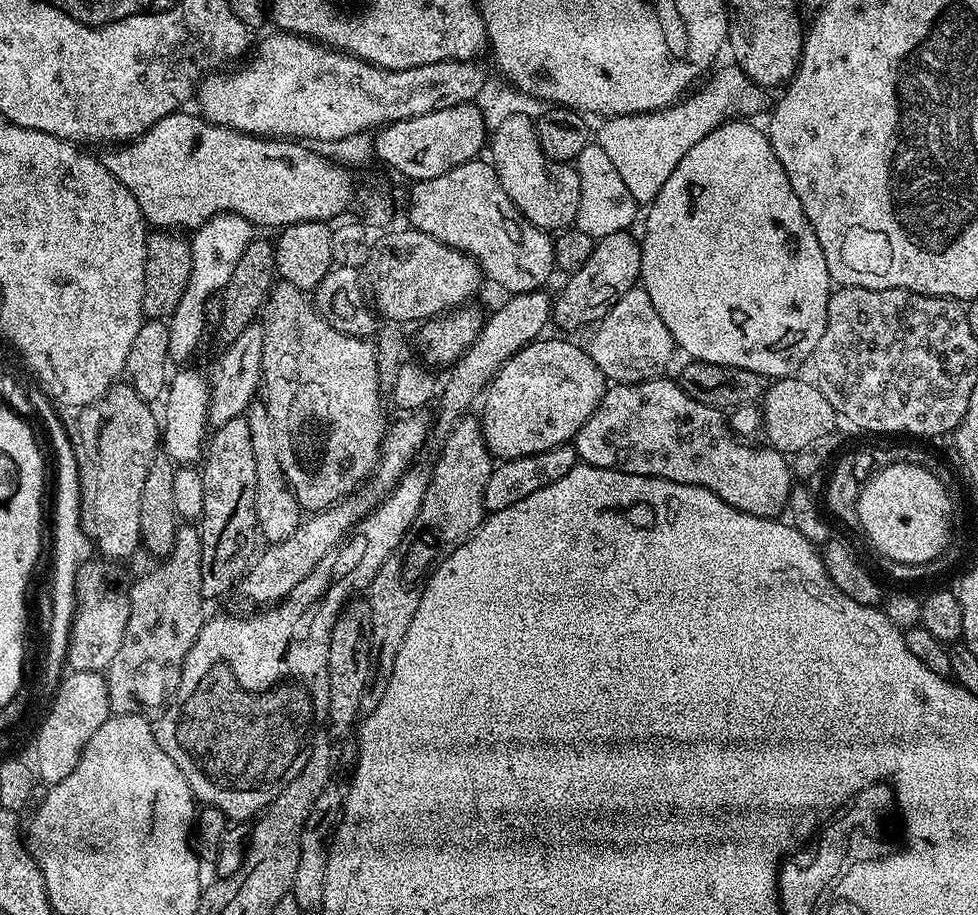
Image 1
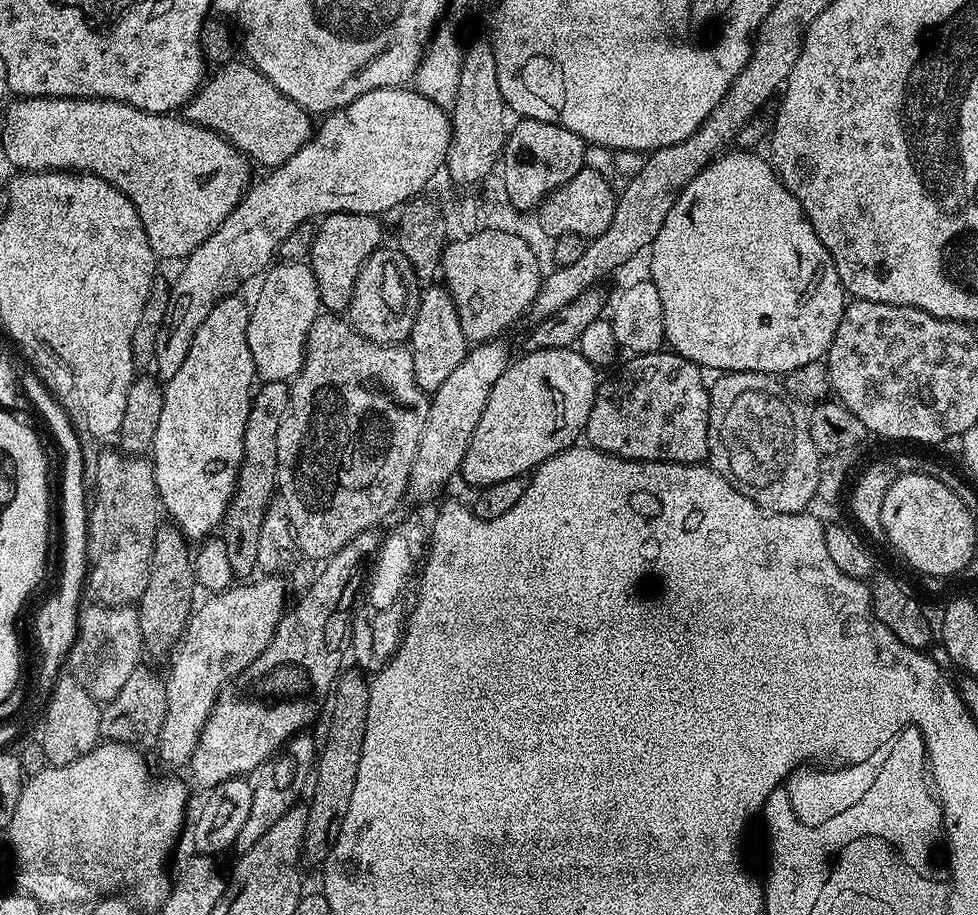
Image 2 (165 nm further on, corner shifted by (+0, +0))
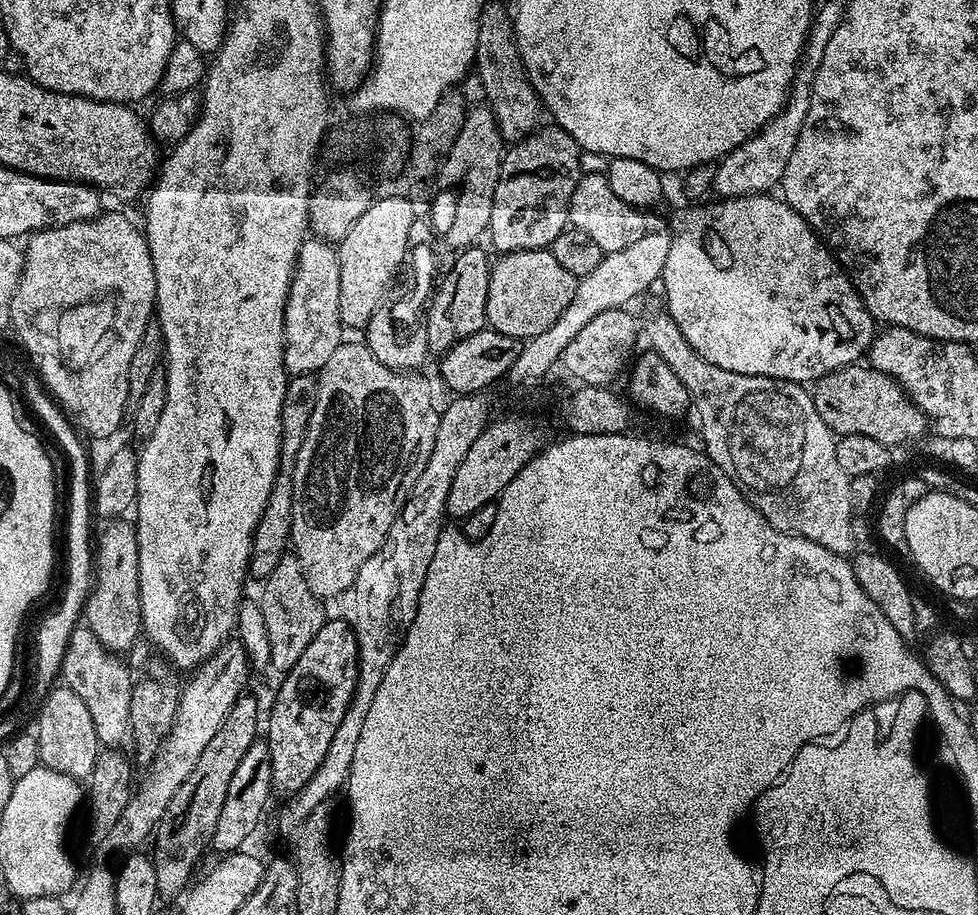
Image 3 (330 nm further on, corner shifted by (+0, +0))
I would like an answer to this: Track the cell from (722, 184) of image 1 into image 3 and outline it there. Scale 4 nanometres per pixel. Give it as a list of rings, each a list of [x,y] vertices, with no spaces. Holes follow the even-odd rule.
[[[772,194],[730,196],[713,199],[713,204],[700,202],[695,206],[688,206],[692,208],[686,209],[681,214],[676,229],[671,229],[670,232],[672,240],[662,275],[664,281],[662,296],[668,299],[666,311],[672,315],[674,322],[678,322],[678,330],[686,334],[686,342],[690,342],[690,346],[694,346],[694,350],[698,350],[698,354],[702,354],[706,362],[714,362],[714,366],[722,366],[722,370],[734,370],[734,374],[769,376],[807,385],[840,367],[857,363],[872,345],[874,321],[872,315],[866,310],[862,298],[856,293],[852,281],[848,279],[848,273],[840,267],[840,263],[836,261],[828,245],[812,231],[812,227],[789,204],[785,204],[783,199],[777,197],[775,200],[774,197],[775,195]]]

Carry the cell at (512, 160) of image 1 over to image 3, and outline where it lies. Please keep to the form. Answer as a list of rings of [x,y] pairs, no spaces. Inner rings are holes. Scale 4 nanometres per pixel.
[[[583,174],[574,186],[574,194],[568,207],[568,223],[571,227],[582,230],[598,245],[604,253],[625,250],[650,231],[650,224],[643,211],[618,198],[614,190],[610,190],[610,182],[605,174]]]

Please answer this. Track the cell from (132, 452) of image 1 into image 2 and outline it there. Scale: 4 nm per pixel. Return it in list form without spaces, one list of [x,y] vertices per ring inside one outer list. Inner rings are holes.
[[[120,450],[102,453],[96,460],[96,493],[91,493],[88,509],[86,592],[95,603],[122,608],[135,605],[142,598],[146,591],[146,582],[149,581],[155,534],[161,524],[162,505],[151,459],[140,454],[125,454]]]

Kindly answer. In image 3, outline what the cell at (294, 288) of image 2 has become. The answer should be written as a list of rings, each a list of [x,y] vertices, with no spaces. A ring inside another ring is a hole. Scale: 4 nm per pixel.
[[[317,238],[305,239],[296,260],[296,270],[284,311],[284,365],[289,373],[317,373],[342,343],[344,327],[338,314],[340,278],[337,249],[331,243]]]

